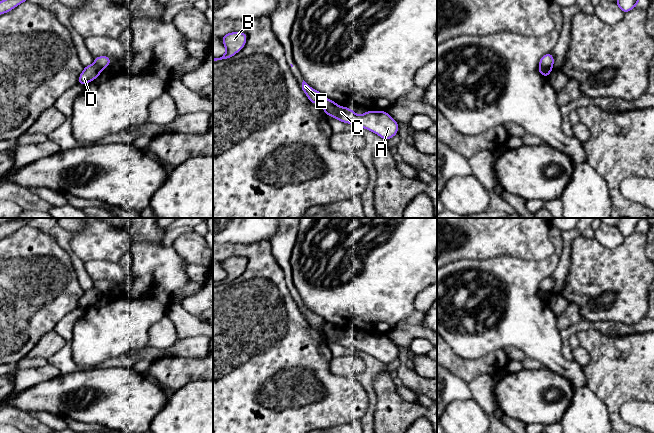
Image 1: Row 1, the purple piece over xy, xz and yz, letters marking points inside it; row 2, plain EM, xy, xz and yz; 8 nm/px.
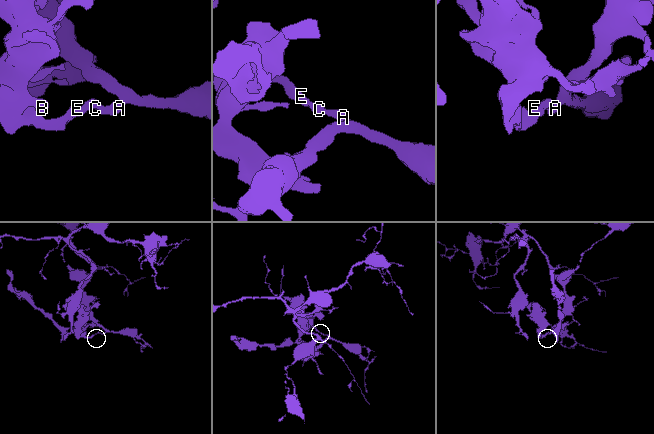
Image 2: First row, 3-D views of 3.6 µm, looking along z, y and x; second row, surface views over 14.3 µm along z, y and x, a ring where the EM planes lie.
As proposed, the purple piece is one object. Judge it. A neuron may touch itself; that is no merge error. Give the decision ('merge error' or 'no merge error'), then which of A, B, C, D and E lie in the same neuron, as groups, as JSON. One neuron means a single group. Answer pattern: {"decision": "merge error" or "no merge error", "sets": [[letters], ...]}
{"decision": "merge error", "sets": [["A", "C"], ["B", "D", "E"]]}

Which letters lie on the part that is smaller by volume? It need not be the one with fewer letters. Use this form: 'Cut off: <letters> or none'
Cut off: B, D, E

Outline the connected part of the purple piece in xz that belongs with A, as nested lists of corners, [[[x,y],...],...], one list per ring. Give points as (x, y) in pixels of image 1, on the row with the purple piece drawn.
[[[324,98],[321,107],[326,116],[370,130],[384,140],[389,140],[398,133],[399,125],[387,111],[366,111],[363,115],[358,115],[352,109],[342,107],[328,98]]]

